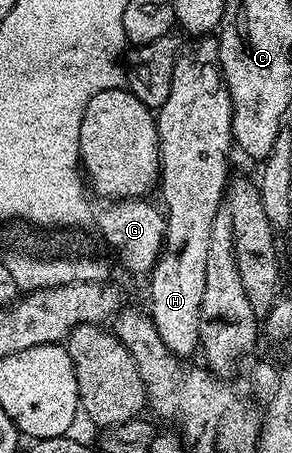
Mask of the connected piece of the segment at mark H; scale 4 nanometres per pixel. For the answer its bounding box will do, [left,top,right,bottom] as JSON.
[148,35,234,358]

